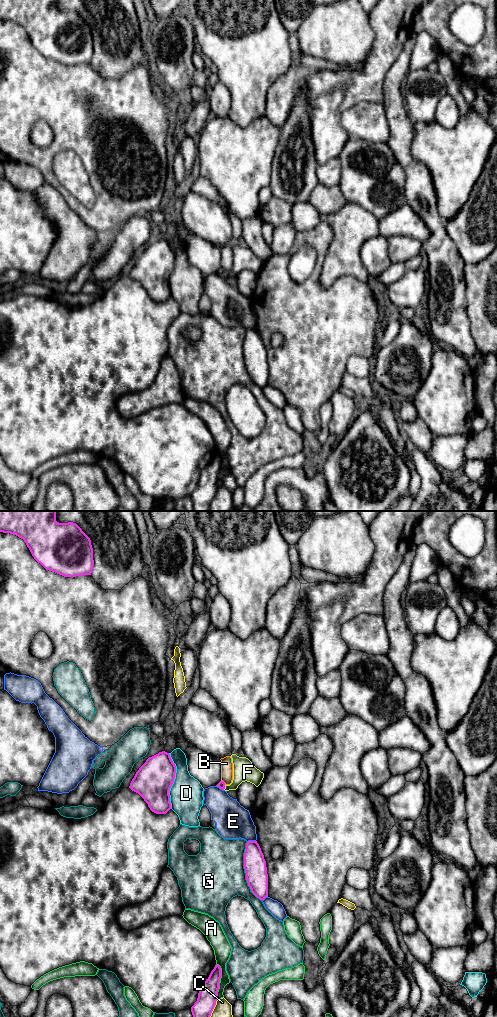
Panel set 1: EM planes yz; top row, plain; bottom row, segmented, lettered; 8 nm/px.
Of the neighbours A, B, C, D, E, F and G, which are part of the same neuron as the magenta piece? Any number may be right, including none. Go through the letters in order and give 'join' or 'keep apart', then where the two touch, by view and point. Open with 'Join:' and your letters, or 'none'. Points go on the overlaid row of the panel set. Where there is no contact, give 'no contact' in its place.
Join: F
A: keep apart; meets magenta in yz at (219, 981)
B: keep apart; meets magenta in yz at (223, 782)
C: keep apart; meets magenta in yz at (213, 1008)
D: keep apart; meets magenta in yz at (173, 781)
E: keep apart; meets magenta in yz at (251, 841)
F: join; meets magenta in yz at (224, 787)
G: keep apart; meets magenta in yz at (245, 872)

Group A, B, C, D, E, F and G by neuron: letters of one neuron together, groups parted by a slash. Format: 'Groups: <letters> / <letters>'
Groups: A / B / C / D / E / F / G

